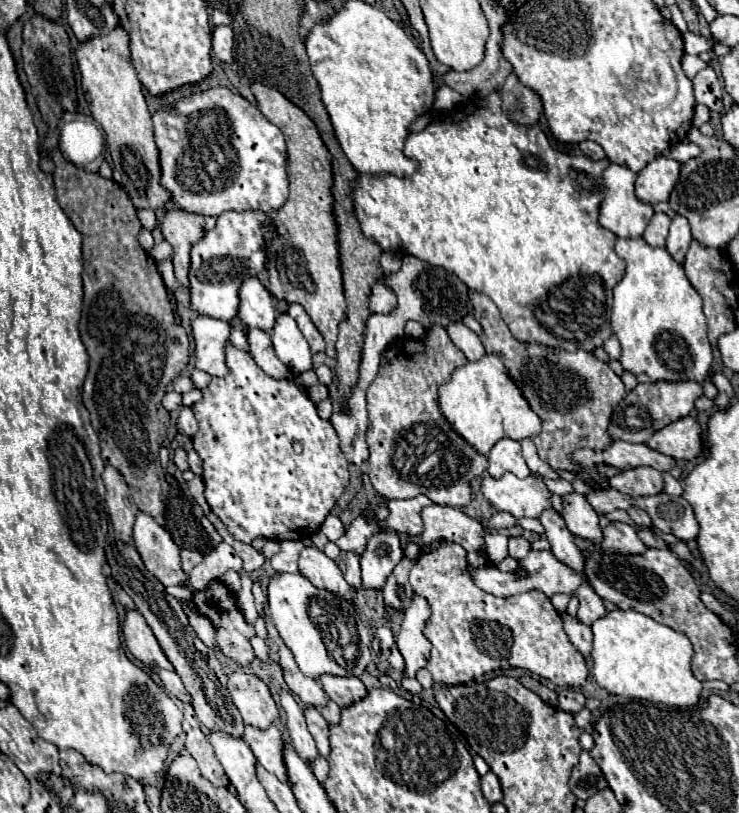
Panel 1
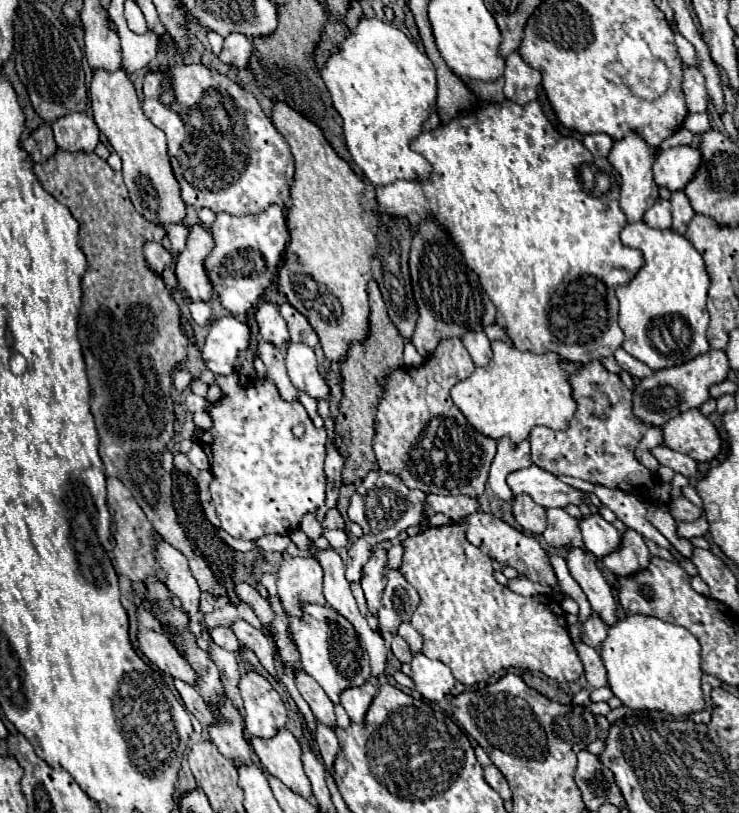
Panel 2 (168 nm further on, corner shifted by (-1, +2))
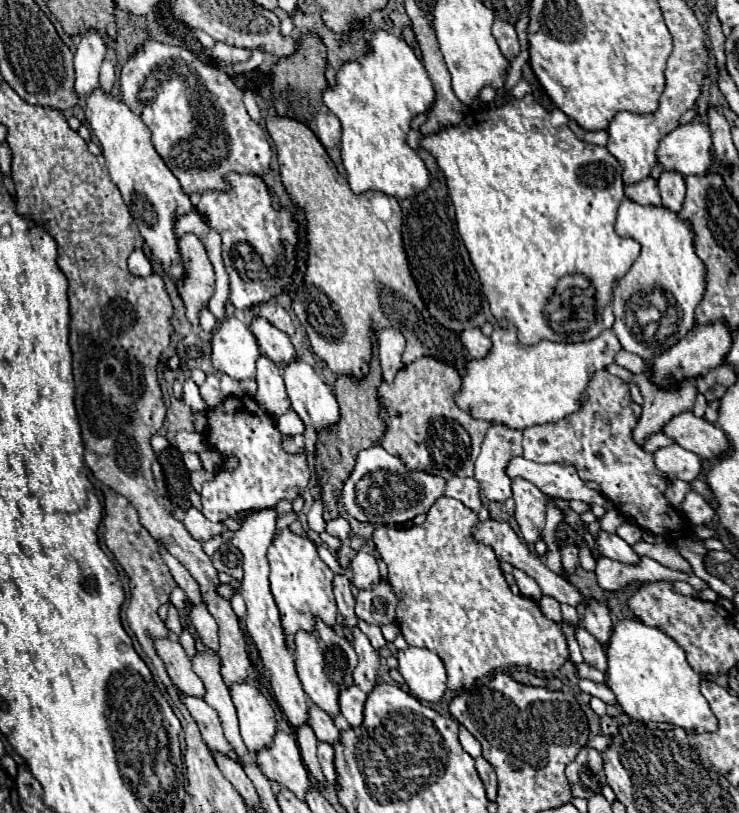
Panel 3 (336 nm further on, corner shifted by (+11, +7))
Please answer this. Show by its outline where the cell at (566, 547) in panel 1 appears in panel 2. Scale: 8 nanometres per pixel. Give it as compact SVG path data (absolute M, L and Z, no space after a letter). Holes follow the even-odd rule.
M568 548L566 562L572 578L582 586L584 594L588 596L594 614L598 614L608 626L616 624L618 620L616 600L612 596L610 584L604 580L598 566L584 554L582 548Z

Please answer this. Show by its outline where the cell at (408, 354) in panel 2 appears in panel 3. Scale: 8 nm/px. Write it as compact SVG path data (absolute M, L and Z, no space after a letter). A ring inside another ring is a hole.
M268 117L268 133L278 149L282 183L306 219L306 273L292 309L304 325L312 351L336 375L362 377L370 361L370 327L396 327L406 337L402 361L408 365L422 355L452 363L464 375L466 351L460 339L436 323L416 291L402 247L402 213L392 196L382 192L356 195L338 173L318 137L290 117Z

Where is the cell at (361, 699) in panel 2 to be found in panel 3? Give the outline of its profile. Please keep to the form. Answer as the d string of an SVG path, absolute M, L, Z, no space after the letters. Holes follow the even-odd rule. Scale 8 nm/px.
M350 685L348 689L344 689L338 697L338 705L340 705L340 713L346 717L346 721L352 727L358 727L362 723L362 709L364 709L364 701L366 701L366 693L356 687Z

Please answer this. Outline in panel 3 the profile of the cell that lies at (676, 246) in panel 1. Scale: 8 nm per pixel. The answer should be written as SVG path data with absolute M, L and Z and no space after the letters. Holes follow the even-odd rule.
M664 171L658 179L658 187L660 187L660 197L662 197L662 207L666 207L672 213L678 213L686 197L684 177L680 173Z

